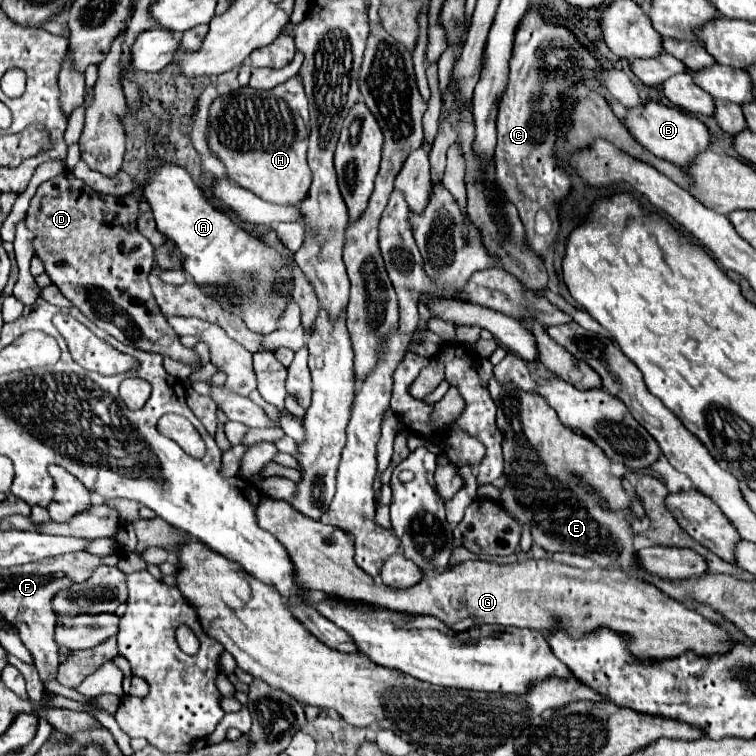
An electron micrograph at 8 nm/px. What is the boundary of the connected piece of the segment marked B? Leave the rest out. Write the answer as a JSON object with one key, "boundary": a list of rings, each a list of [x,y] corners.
{"boundary":[[[647,101],[643,107],[635,107],[629,109],[625,125],[629,127],[631,135],[653,155],[671,161],[679,167],[689,167],[693,163],[693,159],[707,151],[711,145],[711,133],[705,127],[705,123],[701,123],[697,117],[687,115],[675,107],[665,107],[663,103],[657,101]]]}

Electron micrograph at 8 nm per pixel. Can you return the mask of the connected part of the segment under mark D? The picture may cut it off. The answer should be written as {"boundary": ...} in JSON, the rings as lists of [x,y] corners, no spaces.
{"boundary":[[[65,171],[37,187],[37,193],[33,195],[25,225],[31,233],[35,233],[35,239],[31,241],[31,247],[35,251],[35,257],[41,259],[45,265],[45,273],[51,277],[51,281],[61,289],[61,293],[83,311],[87,319],[91,319],[97,327],[111,333],[121,343],[139,347],[143,351],[169,355],[183,363],[195,363],[199,365],[199,359],[193,349],[187,349],[179,343],[177,333],[167,323],[165,315],[159,311],[151,289],[149,289],[149,271],[153,267],[153,245],[147,237],[143,237],[137,231],[137,205],[139,195],[101,195],[95,193],[89,185],[85,185],[81,179],[77,179],[73,173]]]}

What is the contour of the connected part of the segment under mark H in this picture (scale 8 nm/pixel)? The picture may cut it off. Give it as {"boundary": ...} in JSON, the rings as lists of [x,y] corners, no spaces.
{"boundary":[[[299,77],[261,91],[241,87],[235,93],[217,99],[209,107],[209,149],[223,161],[227,177],[237,185],[253,191],[257,197],[297,205],[309,191],[311,171],[307,167],[309,111],[303,83]]]}

